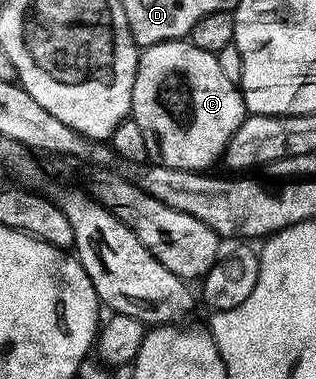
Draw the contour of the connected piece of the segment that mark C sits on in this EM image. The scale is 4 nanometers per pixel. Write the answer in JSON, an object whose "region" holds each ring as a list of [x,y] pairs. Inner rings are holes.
{"region":[[[189,39],[160,41],[139,52],[136,79],[132,83],[130,117],[136,127],[140,127],[140,135],[144,135],[146,153],[154,156],[151,158],[157,164],[173,169],[209,170],[209,165],[217,161],[219,164],[230,136],[248,115],[241,88],[230,82],[225,67],[218,60],[215,54],[196,47]]]}

